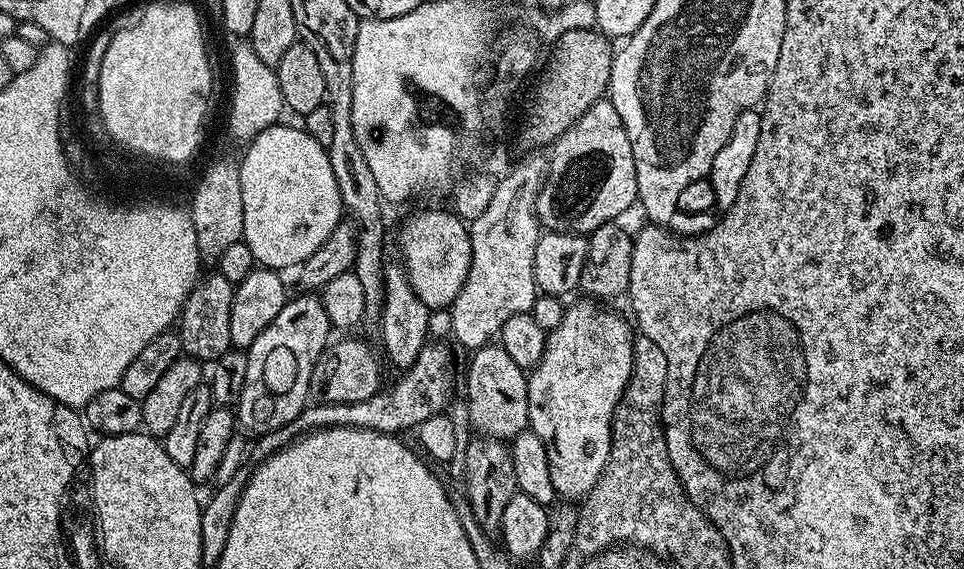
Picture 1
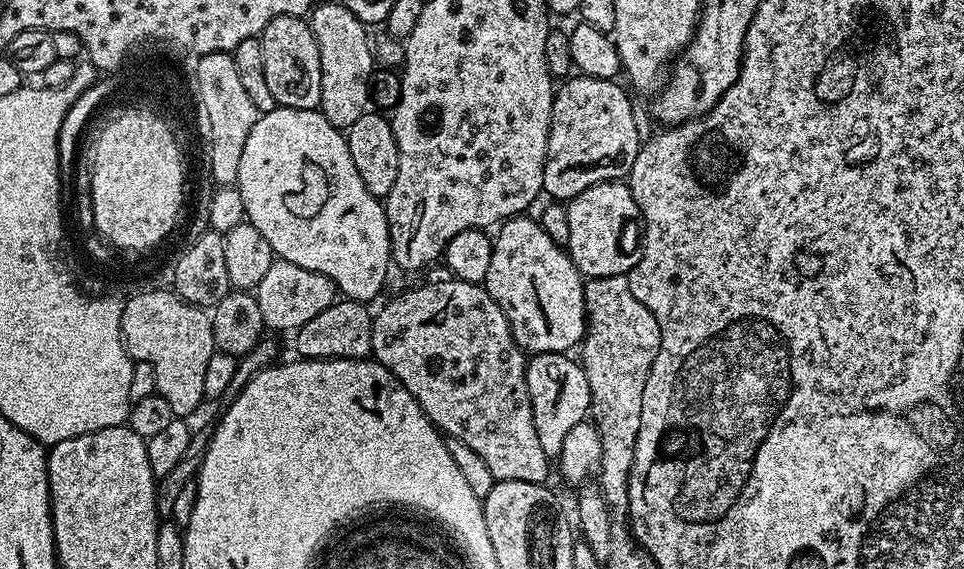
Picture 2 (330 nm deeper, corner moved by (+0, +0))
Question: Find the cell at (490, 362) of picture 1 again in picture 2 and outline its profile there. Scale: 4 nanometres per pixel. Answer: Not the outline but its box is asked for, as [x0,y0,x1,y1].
[483,214,586,353]

